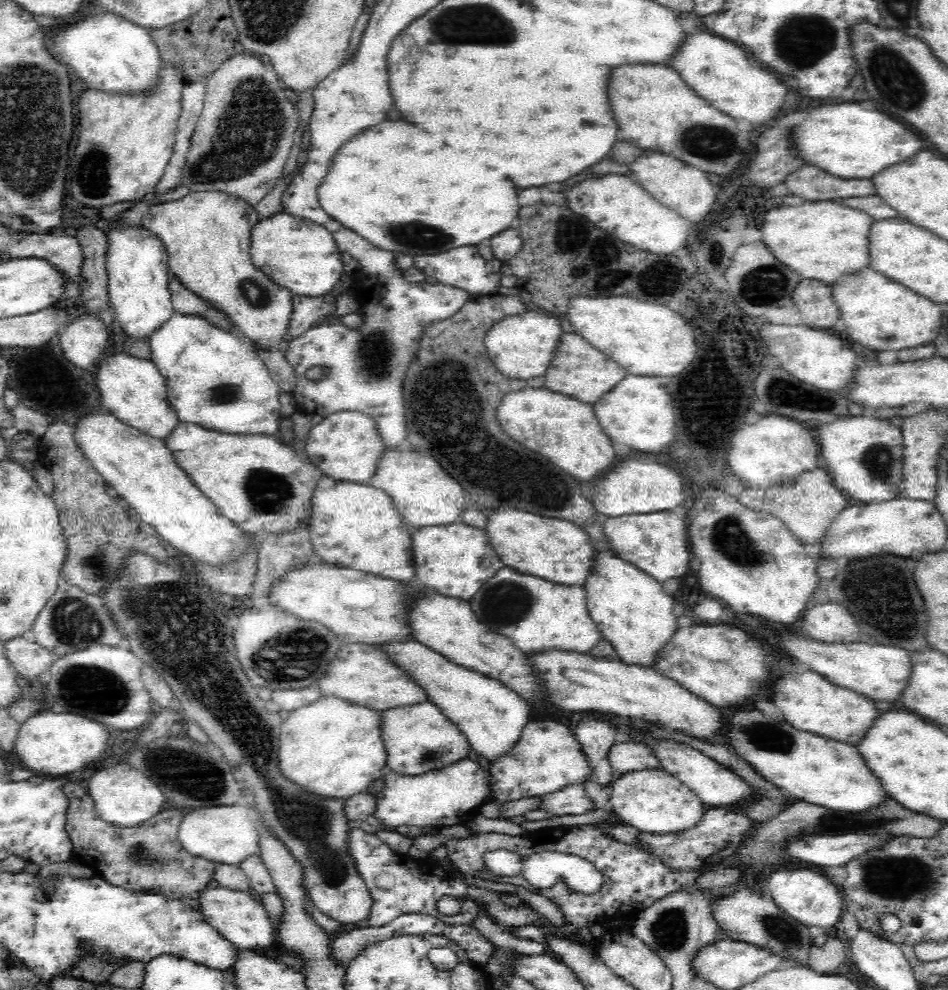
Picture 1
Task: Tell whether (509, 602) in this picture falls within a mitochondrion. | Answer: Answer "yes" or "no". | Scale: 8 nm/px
yes

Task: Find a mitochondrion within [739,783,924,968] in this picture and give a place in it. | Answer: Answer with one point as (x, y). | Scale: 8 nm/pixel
(778, 927)

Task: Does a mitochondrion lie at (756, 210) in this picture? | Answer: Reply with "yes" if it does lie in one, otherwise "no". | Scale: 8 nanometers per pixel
no

